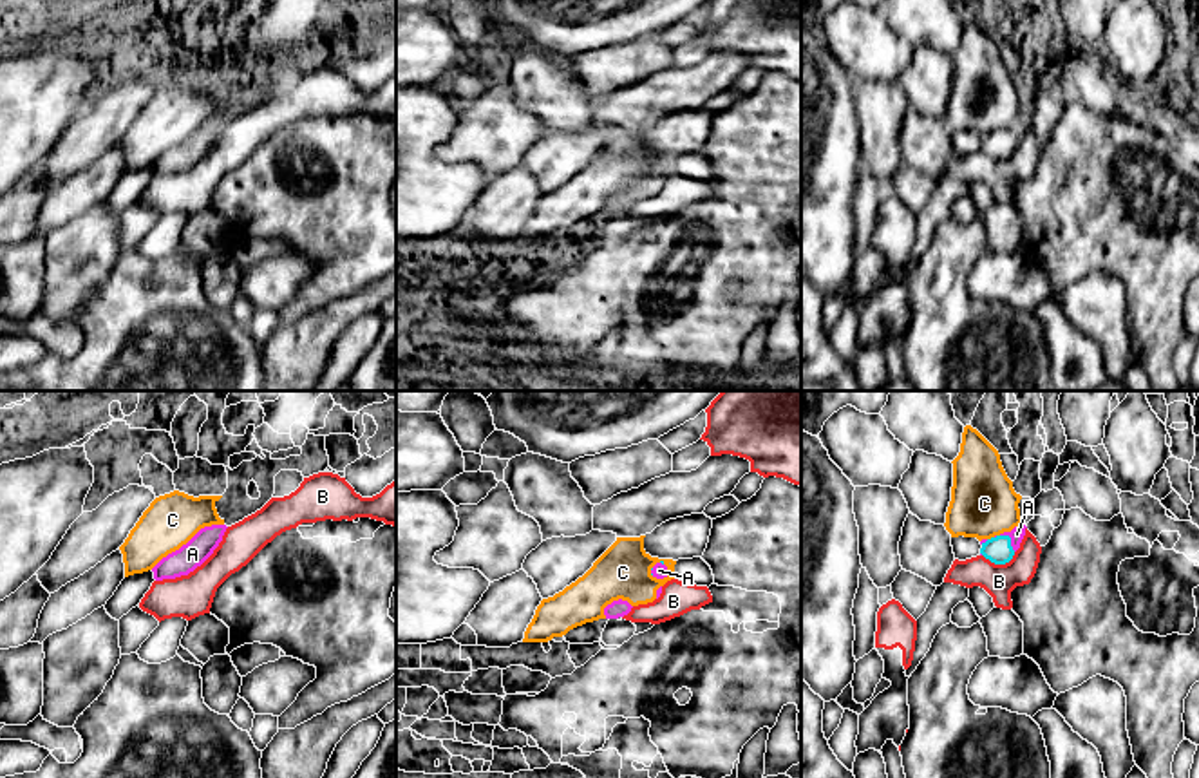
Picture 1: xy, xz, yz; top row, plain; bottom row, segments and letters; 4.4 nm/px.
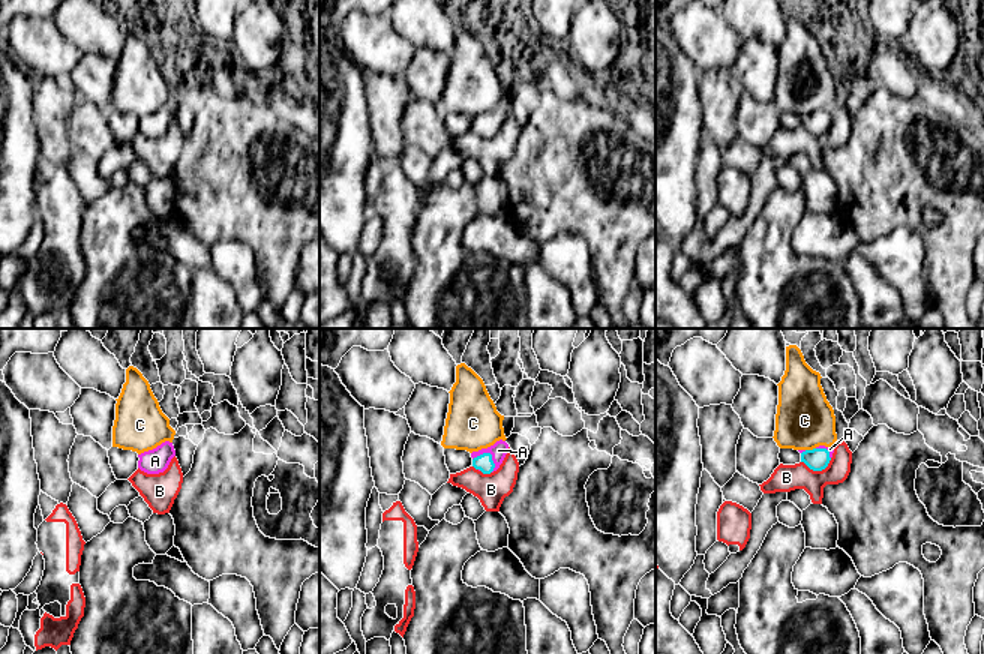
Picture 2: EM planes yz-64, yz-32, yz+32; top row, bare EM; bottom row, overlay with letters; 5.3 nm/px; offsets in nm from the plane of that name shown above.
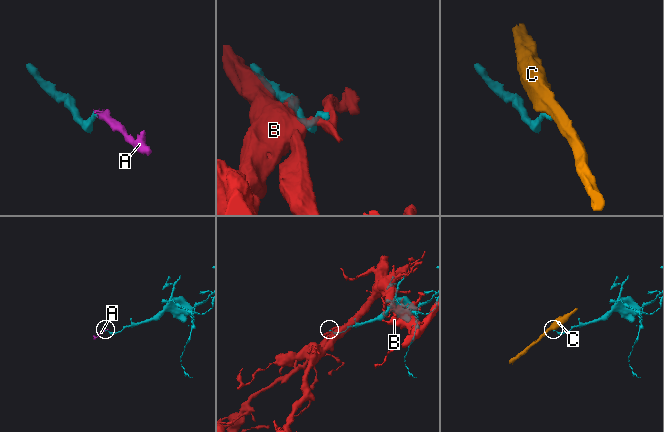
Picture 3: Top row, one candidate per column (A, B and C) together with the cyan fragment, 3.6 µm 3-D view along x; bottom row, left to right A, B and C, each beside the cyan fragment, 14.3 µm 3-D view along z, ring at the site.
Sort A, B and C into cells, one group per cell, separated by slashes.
A / B / C

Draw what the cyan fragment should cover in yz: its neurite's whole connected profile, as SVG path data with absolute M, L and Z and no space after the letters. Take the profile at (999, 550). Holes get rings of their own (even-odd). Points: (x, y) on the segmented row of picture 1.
M1025 525L1015 527L1011 532L1004 532L991 539L982 539L980 555L989 559L995 565L1005 565L1013 559L1015 552L1020 548L1020 543L1025 536Z

